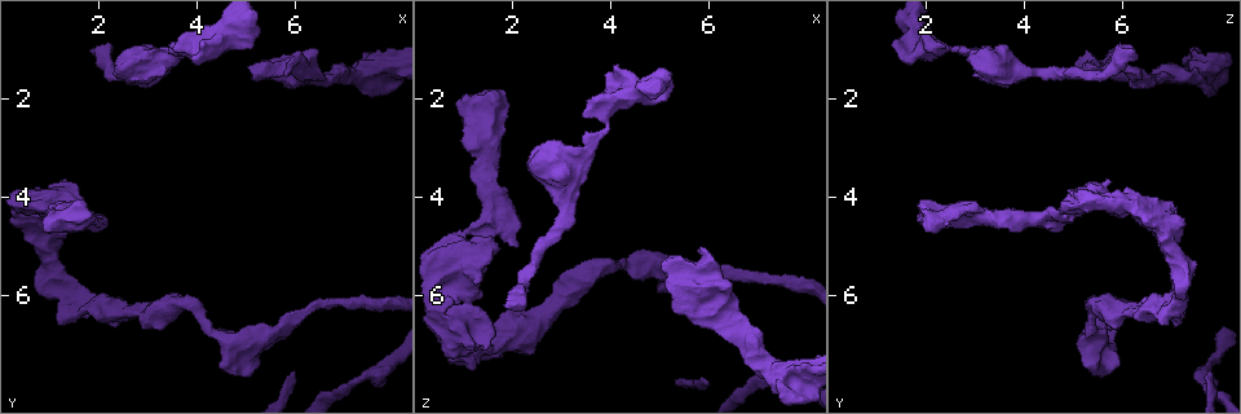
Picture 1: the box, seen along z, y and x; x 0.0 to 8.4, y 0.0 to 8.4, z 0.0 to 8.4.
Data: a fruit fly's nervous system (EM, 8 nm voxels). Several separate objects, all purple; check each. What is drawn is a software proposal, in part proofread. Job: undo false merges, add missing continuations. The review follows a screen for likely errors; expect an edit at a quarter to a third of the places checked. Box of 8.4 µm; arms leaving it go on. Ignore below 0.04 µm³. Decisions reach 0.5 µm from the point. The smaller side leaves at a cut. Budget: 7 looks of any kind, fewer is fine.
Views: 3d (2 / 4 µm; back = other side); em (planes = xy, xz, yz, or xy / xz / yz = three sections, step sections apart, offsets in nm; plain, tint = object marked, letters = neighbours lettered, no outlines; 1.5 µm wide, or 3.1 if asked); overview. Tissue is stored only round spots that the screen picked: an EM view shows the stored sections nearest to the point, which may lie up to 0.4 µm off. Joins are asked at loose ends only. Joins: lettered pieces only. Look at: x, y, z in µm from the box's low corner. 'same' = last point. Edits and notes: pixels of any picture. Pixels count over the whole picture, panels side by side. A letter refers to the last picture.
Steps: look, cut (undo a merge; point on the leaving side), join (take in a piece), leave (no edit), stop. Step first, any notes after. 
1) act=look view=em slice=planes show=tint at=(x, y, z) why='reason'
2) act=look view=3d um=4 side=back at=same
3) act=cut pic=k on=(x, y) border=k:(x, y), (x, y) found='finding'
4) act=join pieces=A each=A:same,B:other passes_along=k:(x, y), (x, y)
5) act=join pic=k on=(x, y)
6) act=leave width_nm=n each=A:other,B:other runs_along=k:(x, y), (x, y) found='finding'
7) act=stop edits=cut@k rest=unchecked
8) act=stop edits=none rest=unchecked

act=look view=3d um=4 at=(2.05, 4.45, 4.90)

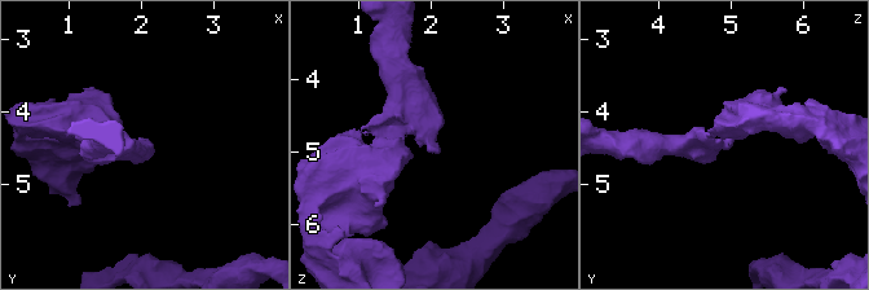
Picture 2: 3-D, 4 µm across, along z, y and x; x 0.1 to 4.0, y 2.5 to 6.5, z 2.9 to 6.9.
act=look view=em slice=yz step=8 show=plain at=(2.10, 4.50, 5.00)

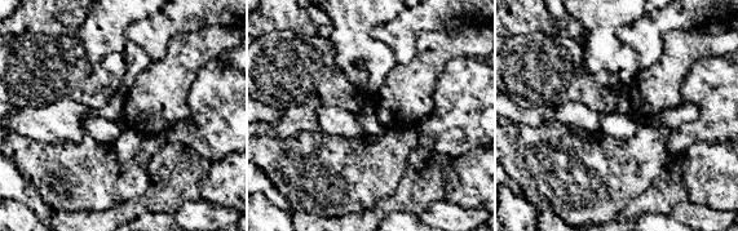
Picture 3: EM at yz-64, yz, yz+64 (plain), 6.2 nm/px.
act=look view=em slice=yz step=8 show=letters at=same why='what lies round it'

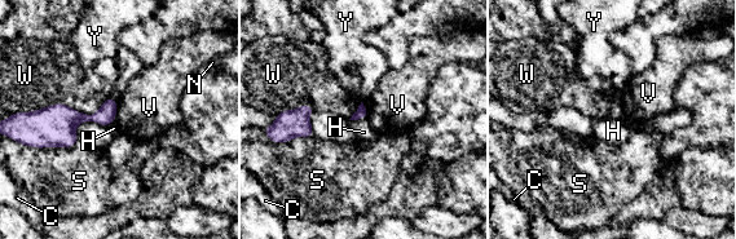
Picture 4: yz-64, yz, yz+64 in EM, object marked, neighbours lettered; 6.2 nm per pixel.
act=leave each=C:other,H:other,N:other,S:other,V:other,W:other,Y:other found='none of them fits'

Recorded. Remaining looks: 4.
act=look view=3d um=4 at=(1.85, 1.00, 6.15) why='an open end'

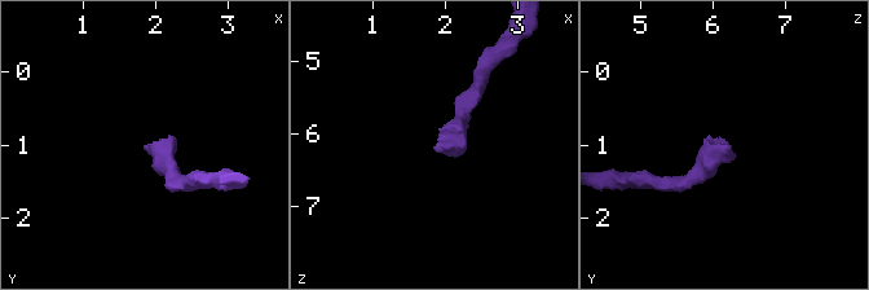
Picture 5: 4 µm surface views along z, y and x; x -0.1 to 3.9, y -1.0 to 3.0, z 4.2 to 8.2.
act=look view=em slice=yz step=4 show=tint at=(1.80, 1.00, 6.20) why='shape alone is not enough'

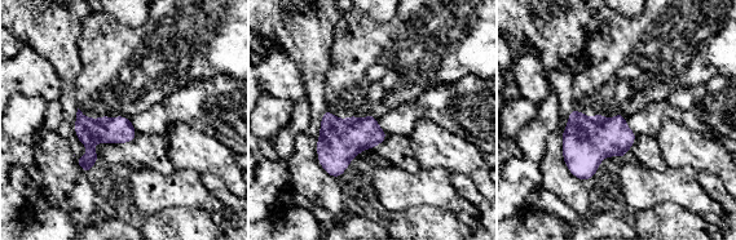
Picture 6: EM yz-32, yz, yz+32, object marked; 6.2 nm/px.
act=look view=em slice=xy step=4 show=letters at=same why='cut it another way'

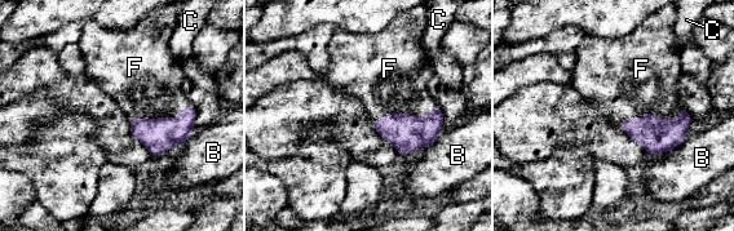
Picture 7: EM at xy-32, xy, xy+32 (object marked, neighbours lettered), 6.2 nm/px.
act=join pic=7 on=(396, 75) longest_contact=F:400nm each=B:other,C:other,F:same passes_along=7:(405, 132), (406, 114), (396, 75) found='the neuron continues'

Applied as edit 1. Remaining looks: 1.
act=stop edits=join@7 rest=unchecked

